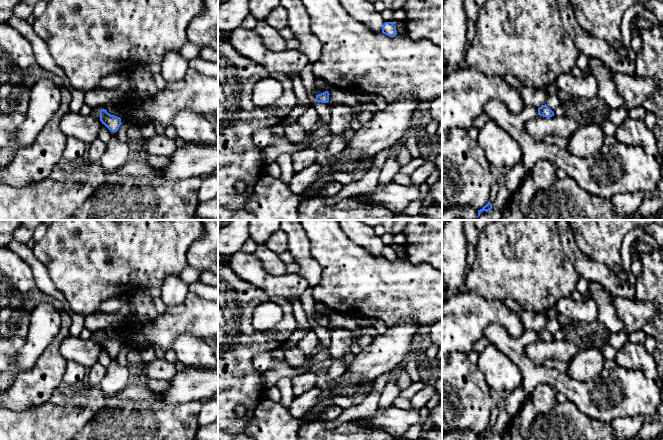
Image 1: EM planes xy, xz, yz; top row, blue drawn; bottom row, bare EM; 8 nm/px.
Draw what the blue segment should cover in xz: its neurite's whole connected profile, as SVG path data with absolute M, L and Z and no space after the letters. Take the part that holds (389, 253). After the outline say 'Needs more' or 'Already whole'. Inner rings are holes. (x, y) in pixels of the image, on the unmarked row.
M385 246L382 250L382 257L389 261L395 261L397 259L396 250L393 246Z. Already whole

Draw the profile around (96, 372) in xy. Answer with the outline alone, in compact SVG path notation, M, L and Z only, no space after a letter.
M96 362L87 369L86 381L90 386L99 385L105 375L106 368L102 366L99 362Z

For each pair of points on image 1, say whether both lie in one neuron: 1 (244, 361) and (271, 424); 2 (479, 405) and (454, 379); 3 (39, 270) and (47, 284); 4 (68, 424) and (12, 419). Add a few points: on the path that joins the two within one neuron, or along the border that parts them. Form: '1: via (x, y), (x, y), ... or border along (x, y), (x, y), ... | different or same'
1: border along (264, 398), (256, 407), (249, 421) | different
2: via (473, 399), (459, 385) | same
3: via (40, 273), (44, 281) | same
4: via (54, 424), (26, 424) | same

